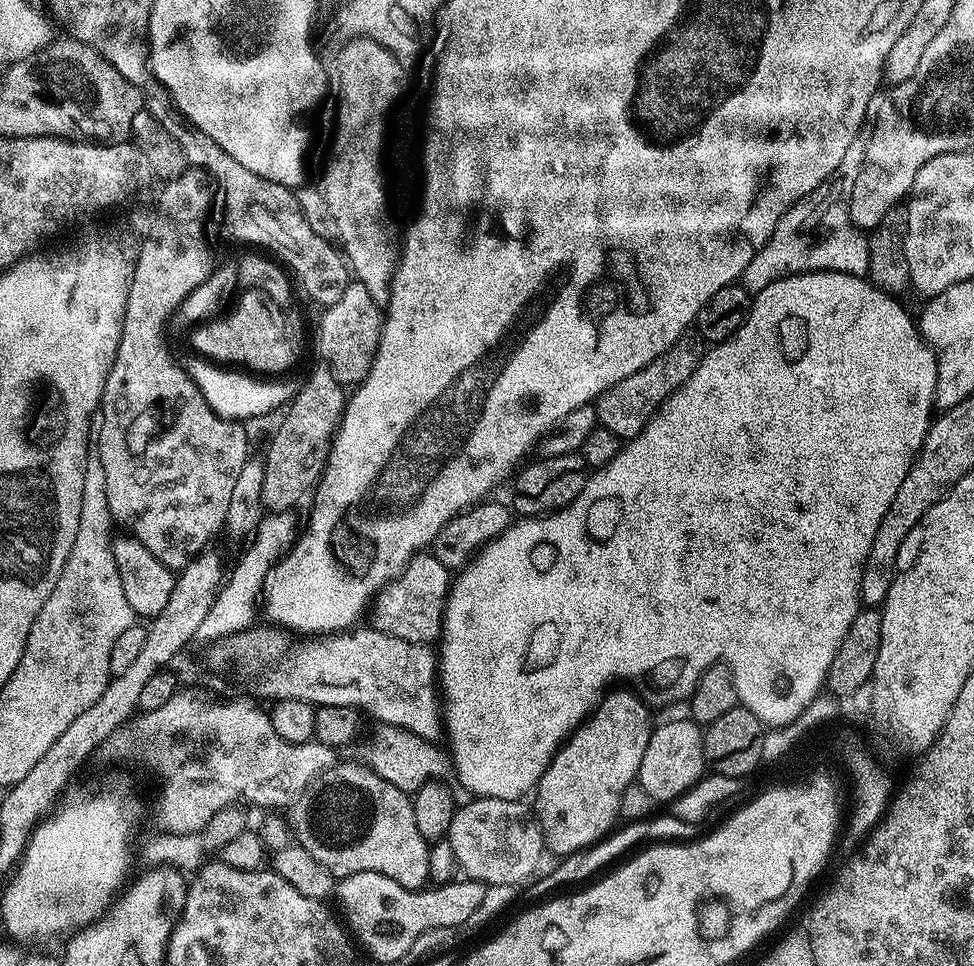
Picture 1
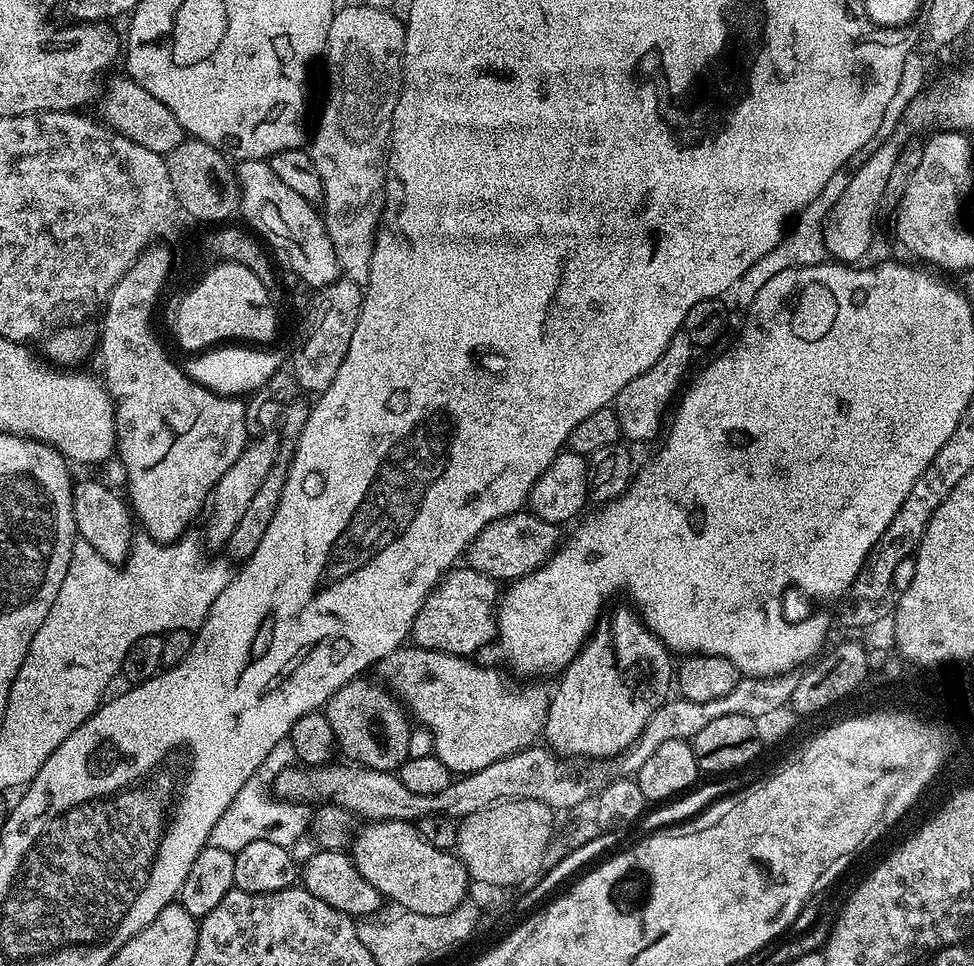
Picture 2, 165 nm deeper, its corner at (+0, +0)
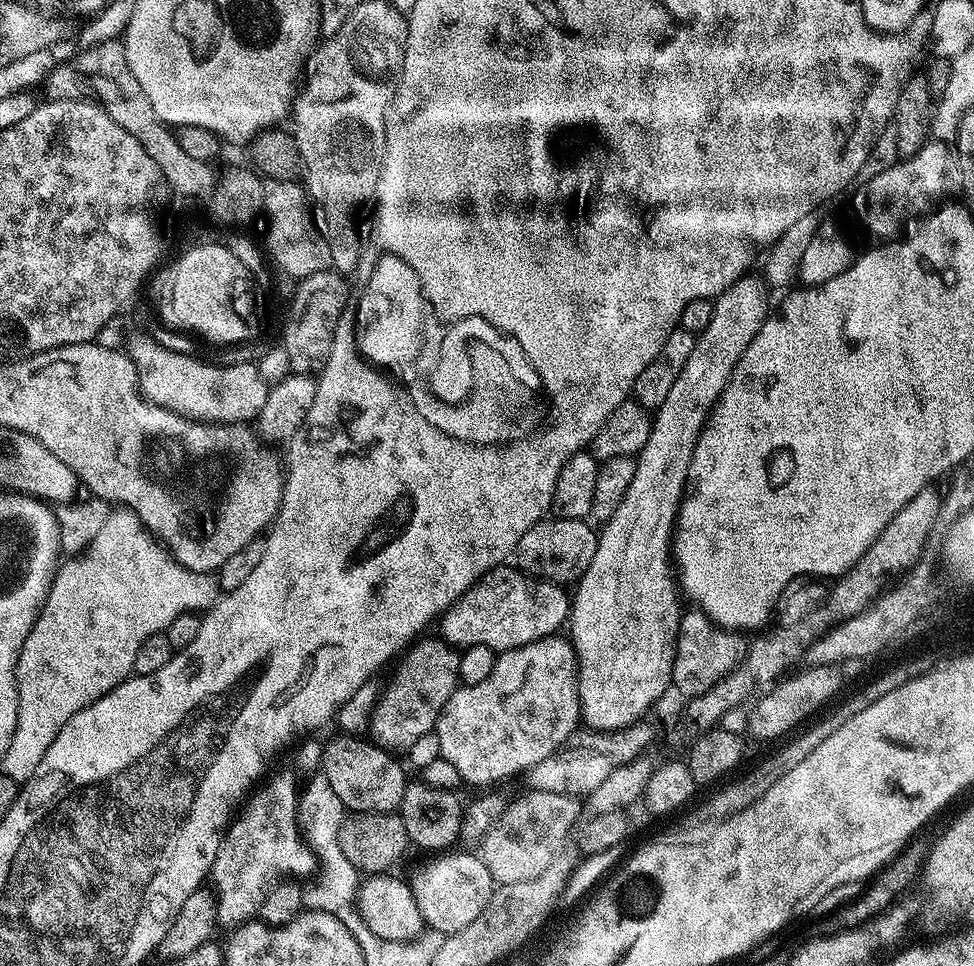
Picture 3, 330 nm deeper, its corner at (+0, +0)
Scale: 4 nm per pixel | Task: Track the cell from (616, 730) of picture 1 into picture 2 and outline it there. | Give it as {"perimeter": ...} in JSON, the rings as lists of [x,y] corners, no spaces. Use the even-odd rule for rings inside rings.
{"perimeter":[[[627,606],[628,608],[616,608],[612,613],[609,611],[607,615],[601,619],[597,629],[588,637],[587,644],[580,649],[580,653],[572,659],[571,664],[564,669],[560,679],[560,685],[557,686],[556,692],[551,693],[548,702],[548,717],[544,723],[544,730],[542,733],[543,739],[546,741],[547,747],[551,748],[557,756],[561,758],[573,758],[572,756],[589,756],[592,760],[604,760],[607,756],[613,758],[619,757],[621,754],[628,751],[628,747],[635,742],[642,734],[642,730],[648,722],[650,722],[652,715],[661,708],[662,705],[669,699],[670,693],[674,688],[674,660],[670,655],[669,649],[664,647],[664,644],[654,633],[648,629],[644,621],[640,619],[640,613],[635,607]]]}

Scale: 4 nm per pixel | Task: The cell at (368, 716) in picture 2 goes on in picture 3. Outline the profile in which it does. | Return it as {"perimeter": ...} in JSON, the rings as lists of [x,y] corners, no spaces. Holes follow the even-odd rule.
{"perimeter":[[[442,638],[423,639],[417,639],[399,657],[396,673],[389,678],[388,685],[382,688],[376,705],[372,707],[368,732],[371,739],[385,750],[406,750],[422,734],[433,731],[441,709],[461,683],[461,653]]]}

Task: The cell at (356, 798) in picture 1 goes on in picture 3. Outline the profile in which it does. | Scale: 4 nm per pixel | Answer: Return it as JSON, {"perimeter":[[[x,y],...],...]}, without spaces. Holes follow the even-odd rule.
{"perimeter":[[[444,850],[433,855],[413,876],[410,876],[412,893],[425,925],[431,931],[443,934],[460,931],[478,918],[494,889],[490,870],[486,870],[475,851],[454,851],[456,850]]]}

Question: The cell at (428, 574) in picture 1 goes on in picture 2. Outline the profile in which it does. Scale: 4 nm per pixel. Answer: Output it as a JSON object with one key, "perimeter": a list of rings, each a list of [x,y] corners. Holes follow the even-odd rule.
{"perimeter":[[[467,566],[453,567],[432,589],[422,610],[418,610],[412,623],[411,643],[418,648],[449,652],[452,656],[471,657],[471,652],[476,652],[495,641],[497,607],[497,581]]]}

